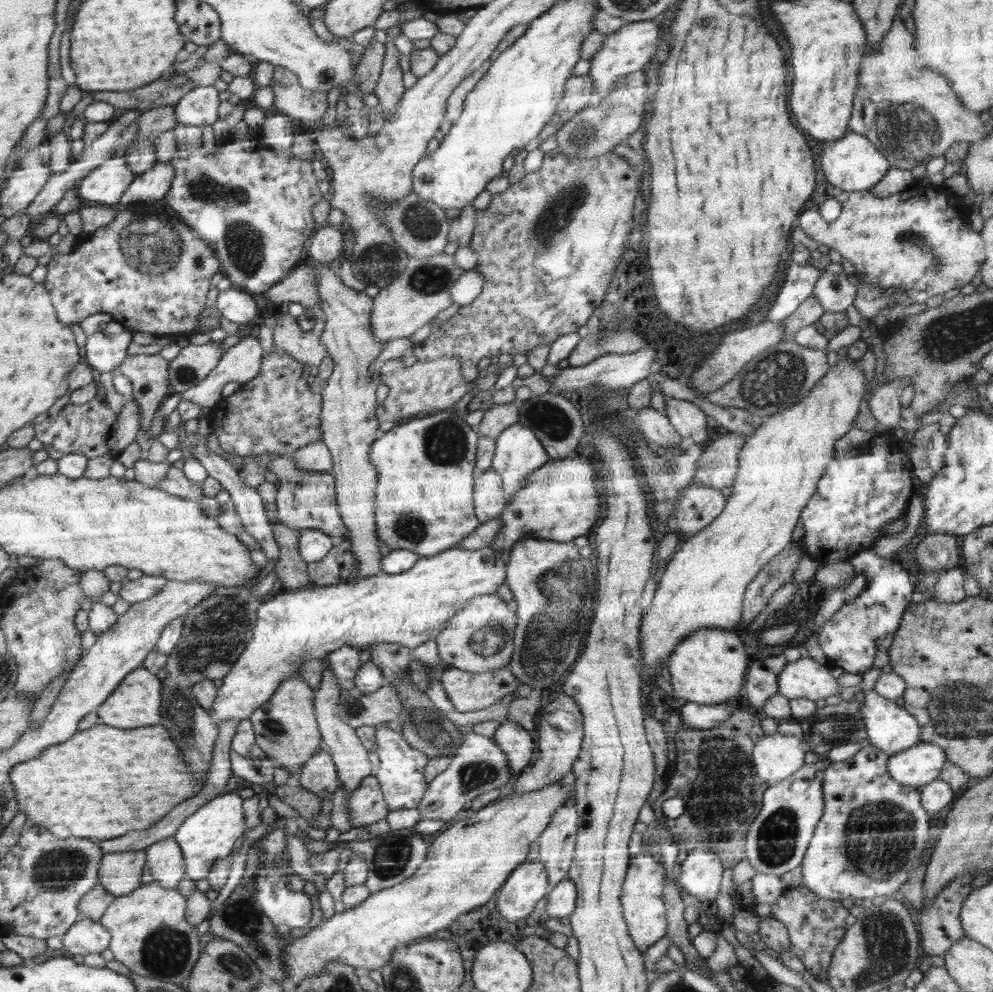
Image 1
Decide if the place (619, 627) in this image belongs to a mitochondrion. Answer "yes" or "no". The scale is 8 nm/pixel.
no

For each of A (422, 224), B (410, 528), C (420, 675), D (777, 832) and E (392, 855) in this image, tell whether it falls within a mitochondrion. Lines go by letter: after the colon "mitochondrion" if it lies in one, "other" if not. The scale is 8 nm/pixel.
A: mitochondrion
B: mitochondrion
C: mitochondrion
D: mitochondrion
E: mitochondrion

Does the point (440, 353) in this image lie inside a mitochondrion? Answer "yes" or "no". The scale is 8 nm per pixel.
no

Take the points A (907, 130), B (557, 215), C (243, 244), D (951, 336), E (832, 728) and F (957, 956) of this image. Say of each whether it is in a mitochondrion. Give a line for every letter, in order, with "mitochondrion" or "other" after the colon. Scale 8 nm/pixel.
A: mitochondrion
B: mitochondrion
C: mitochondrion
D: mitochondrion
E: mitochondrion
F: other

